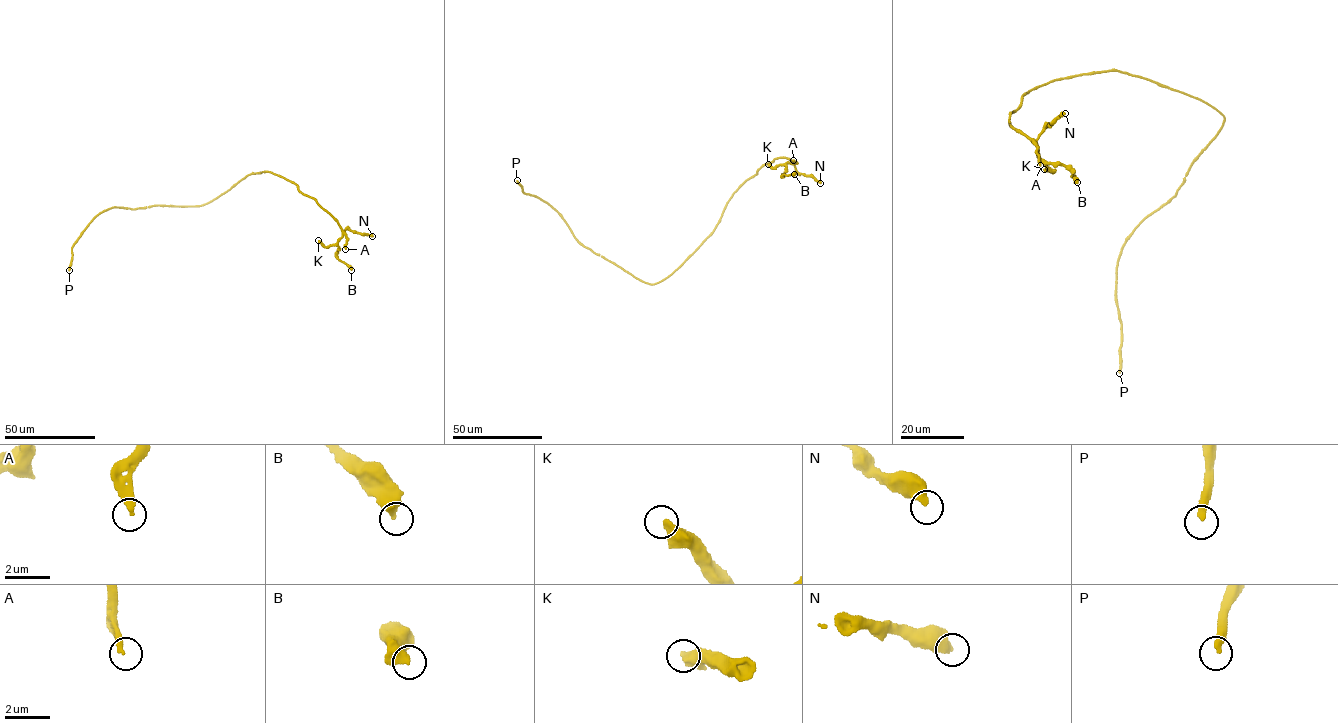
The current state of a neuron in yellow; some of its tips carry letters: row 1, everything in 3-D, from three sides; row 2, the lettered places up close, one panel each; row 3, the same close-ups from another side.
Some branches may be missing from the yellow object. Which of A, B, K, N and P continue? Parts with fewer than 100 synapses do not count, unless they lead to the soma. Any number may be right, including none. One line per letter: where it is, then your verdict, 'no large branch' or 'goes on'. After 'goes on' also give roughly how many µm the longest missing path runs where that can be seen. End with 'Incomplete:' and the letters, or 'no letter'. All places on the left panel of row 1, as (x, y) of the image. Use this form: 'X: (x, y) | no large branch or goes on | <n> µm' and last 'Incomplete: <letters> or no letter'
A: (345, 249) | goes on | 45 µm
B: (351, 270) | no large branch
K: (318, 240) | no large branch
N: (372, 236) | no large branch
P: (69, 270) | no large branch
Incomplete: A

